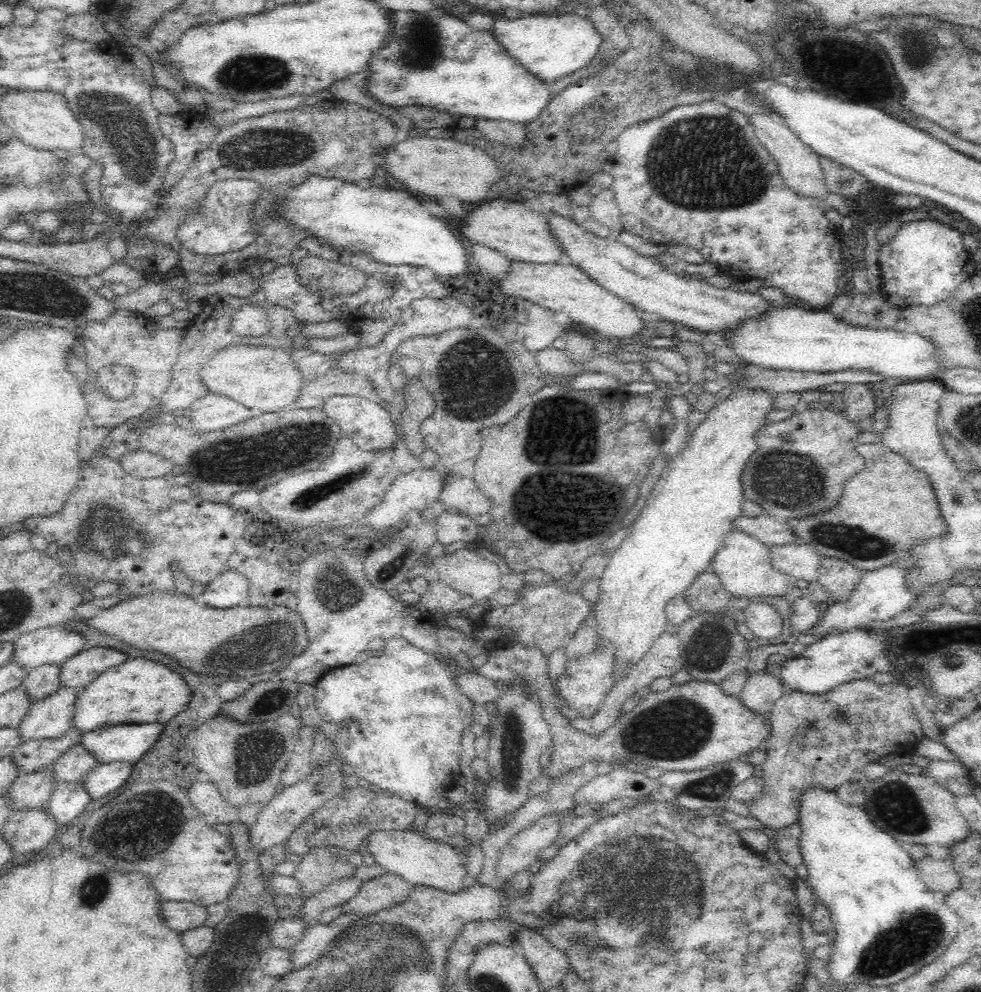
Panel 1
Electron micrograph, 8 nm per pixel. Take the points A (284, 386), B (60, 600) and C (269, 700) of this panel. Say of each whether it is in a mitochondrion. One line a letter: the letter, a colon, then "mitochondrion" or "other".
A: other
B: other
C: mitochondrion

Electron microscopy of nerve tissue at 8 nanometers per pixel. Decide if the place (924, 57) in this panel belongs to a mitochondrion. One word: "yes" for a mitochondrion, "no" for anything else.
yes

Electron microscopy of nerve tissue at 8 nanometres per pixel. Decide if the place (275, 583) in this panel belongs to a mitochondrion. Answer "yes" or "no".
no

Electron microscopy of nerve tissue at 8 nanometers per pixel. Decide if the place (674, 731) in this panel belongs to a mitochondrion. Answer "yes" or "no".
yes

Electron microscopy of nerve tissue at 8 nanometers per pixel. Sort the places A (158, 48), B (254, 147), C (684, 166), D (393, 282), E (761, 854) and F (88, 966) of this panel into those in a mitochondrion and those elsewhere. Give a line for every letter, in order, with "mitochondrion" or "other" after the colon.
A: other
B: mitochondrion
C: mitochondrion
D: mitochondrion
E: other
F: other

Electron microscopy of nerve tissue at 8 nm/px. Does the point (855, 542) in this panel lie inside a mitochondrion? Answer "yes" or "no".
yes

